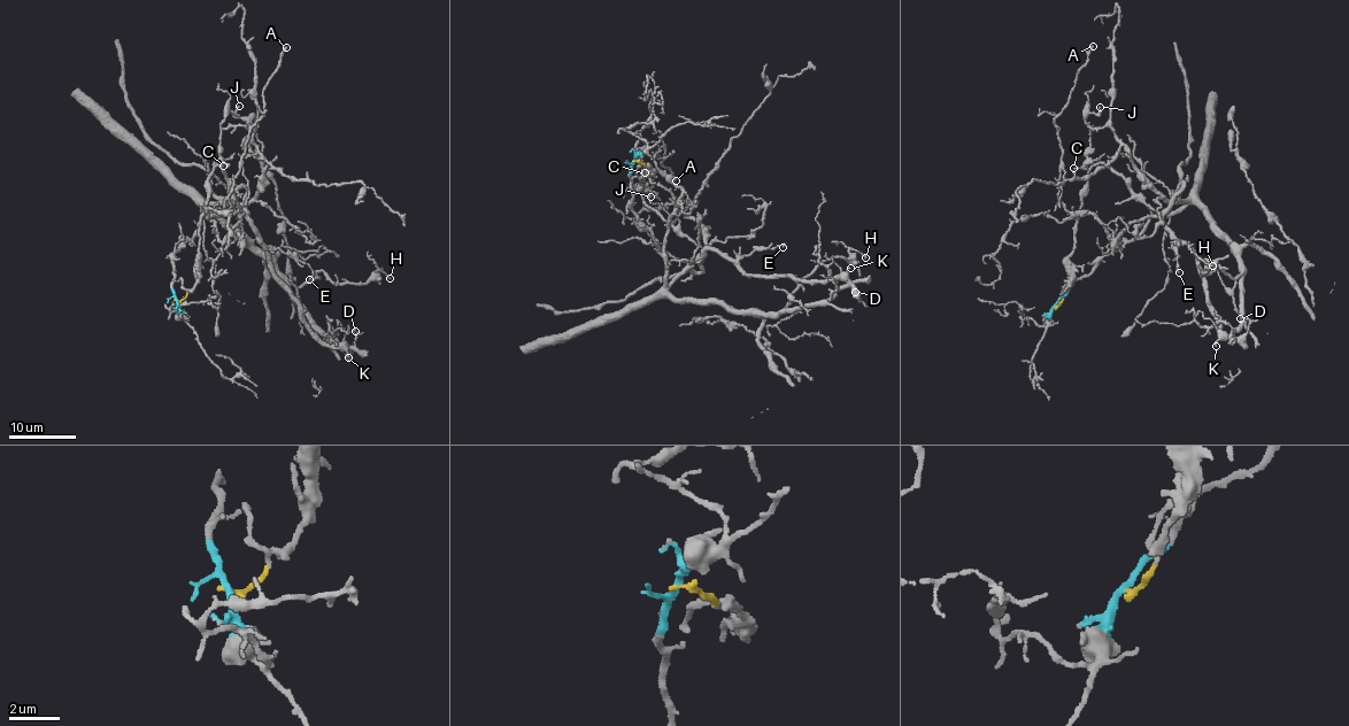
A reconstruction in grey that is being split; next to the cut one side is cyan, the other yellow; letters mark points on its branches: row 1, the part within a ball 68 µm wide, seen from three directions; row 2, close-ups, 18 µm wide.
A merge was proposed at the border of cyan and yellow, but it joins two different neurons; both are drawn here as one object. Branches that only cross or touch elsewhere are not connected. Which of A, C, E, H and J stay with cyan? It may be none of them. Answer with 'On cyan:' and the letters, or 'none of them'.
On cyan: A, H

